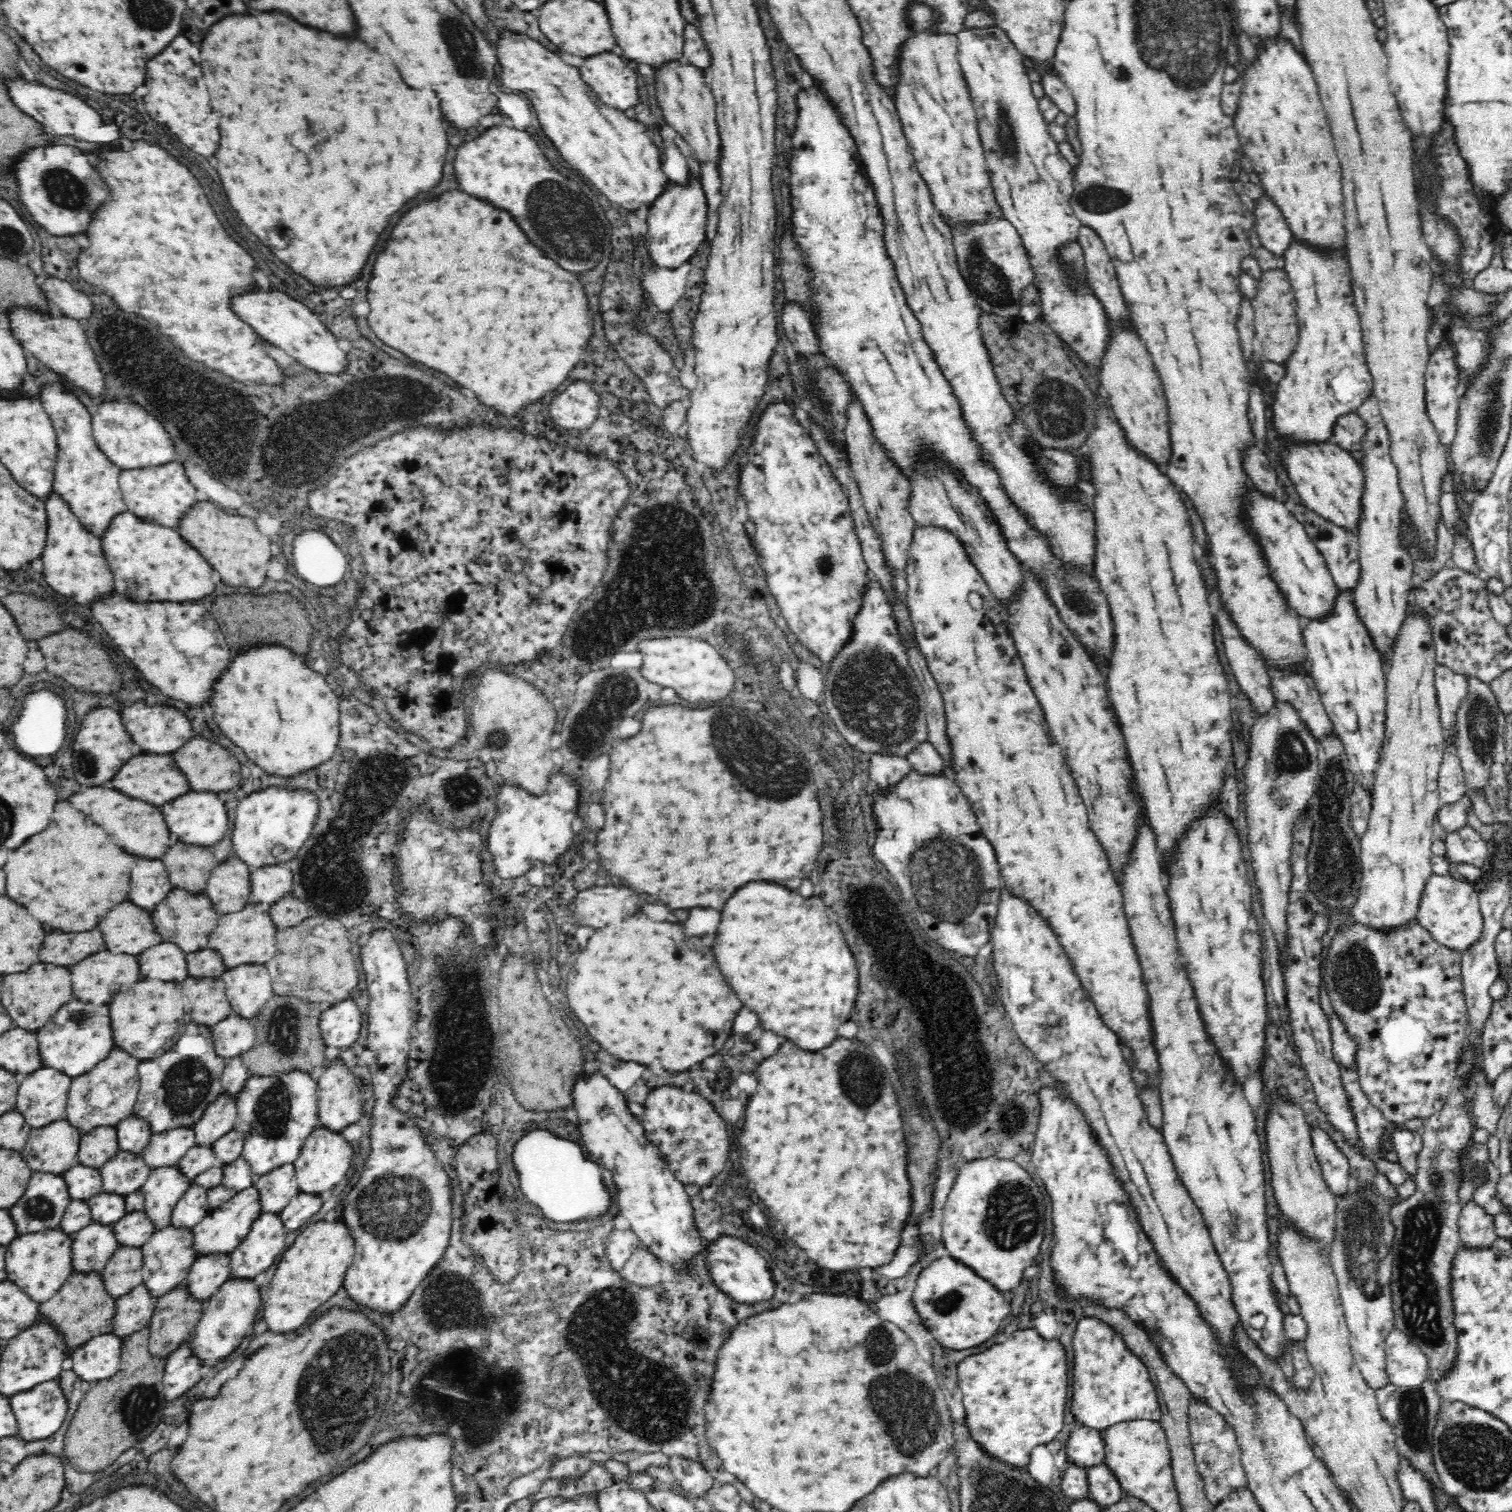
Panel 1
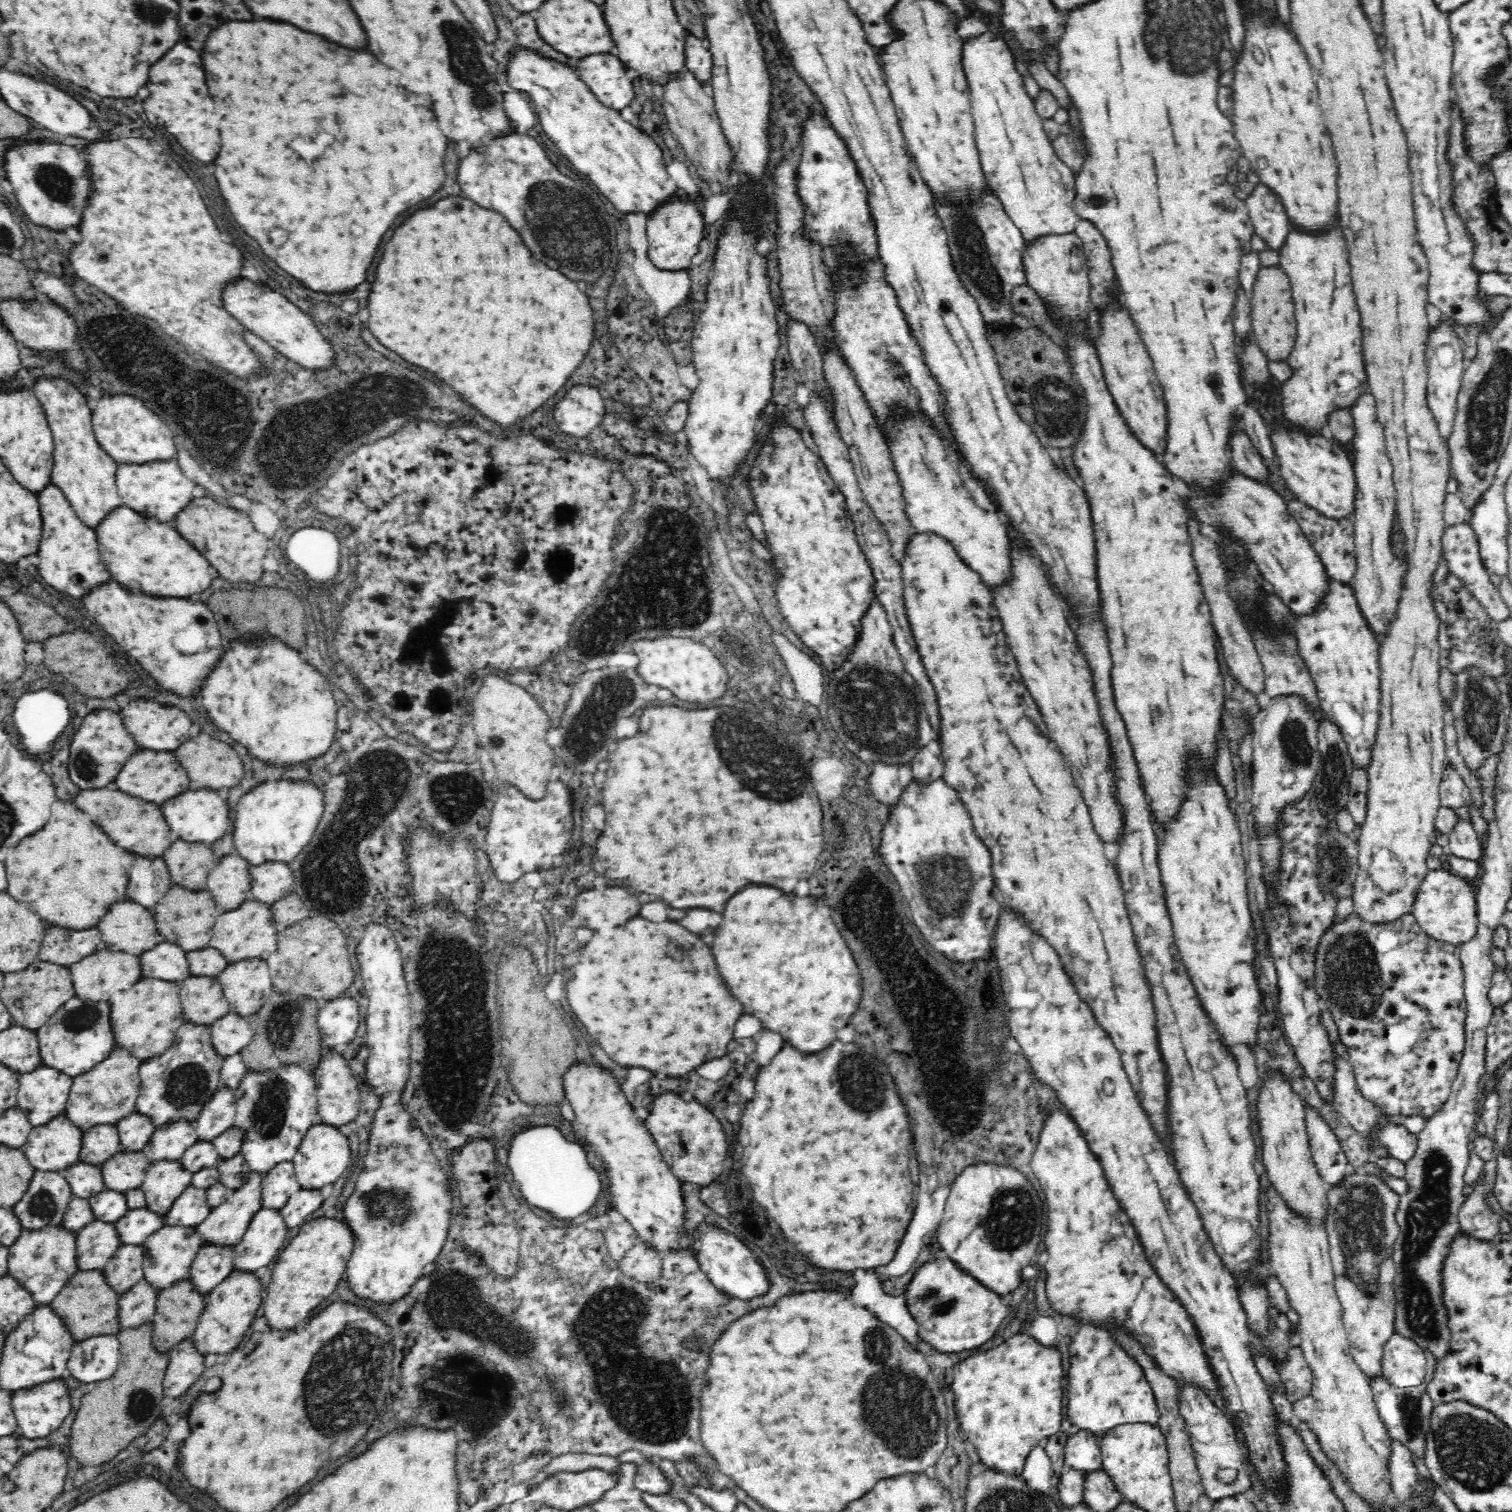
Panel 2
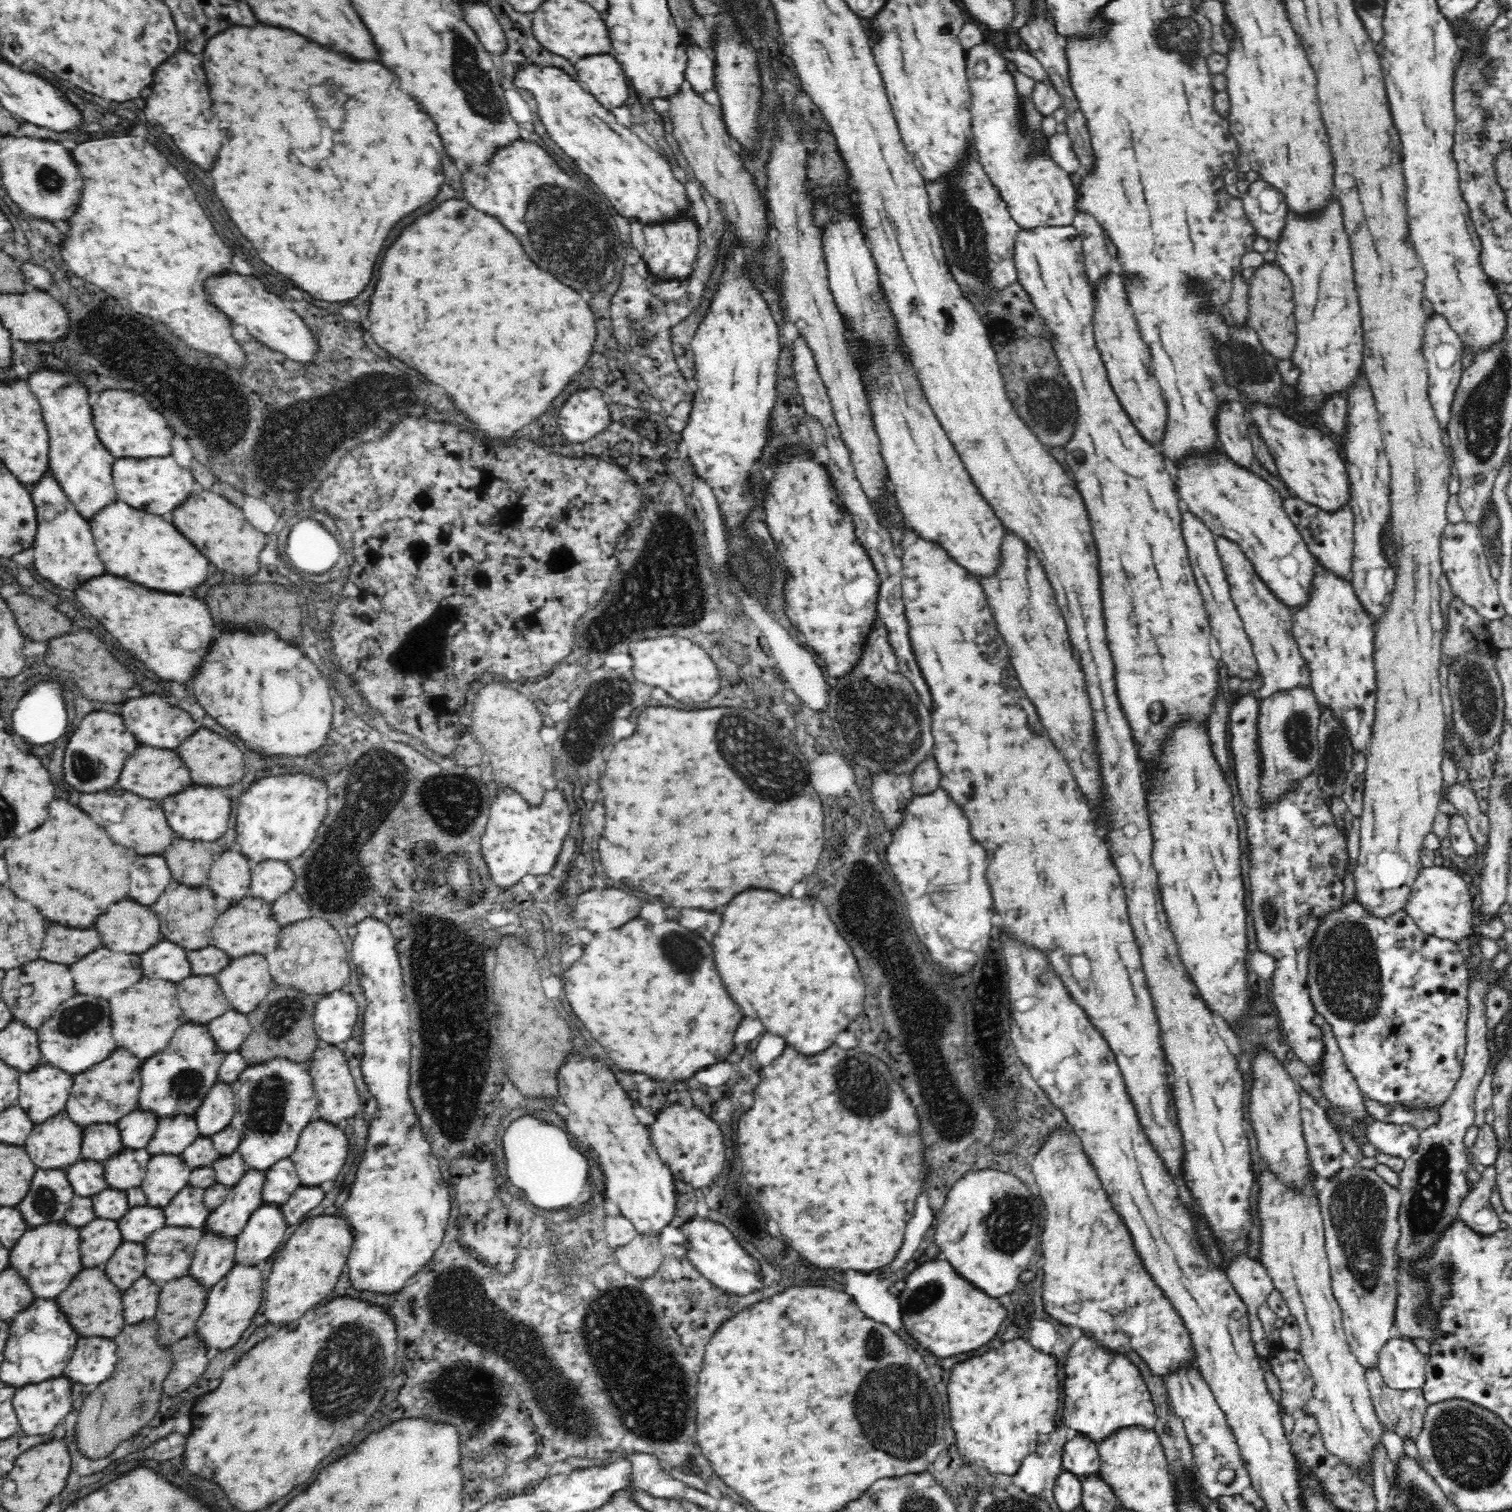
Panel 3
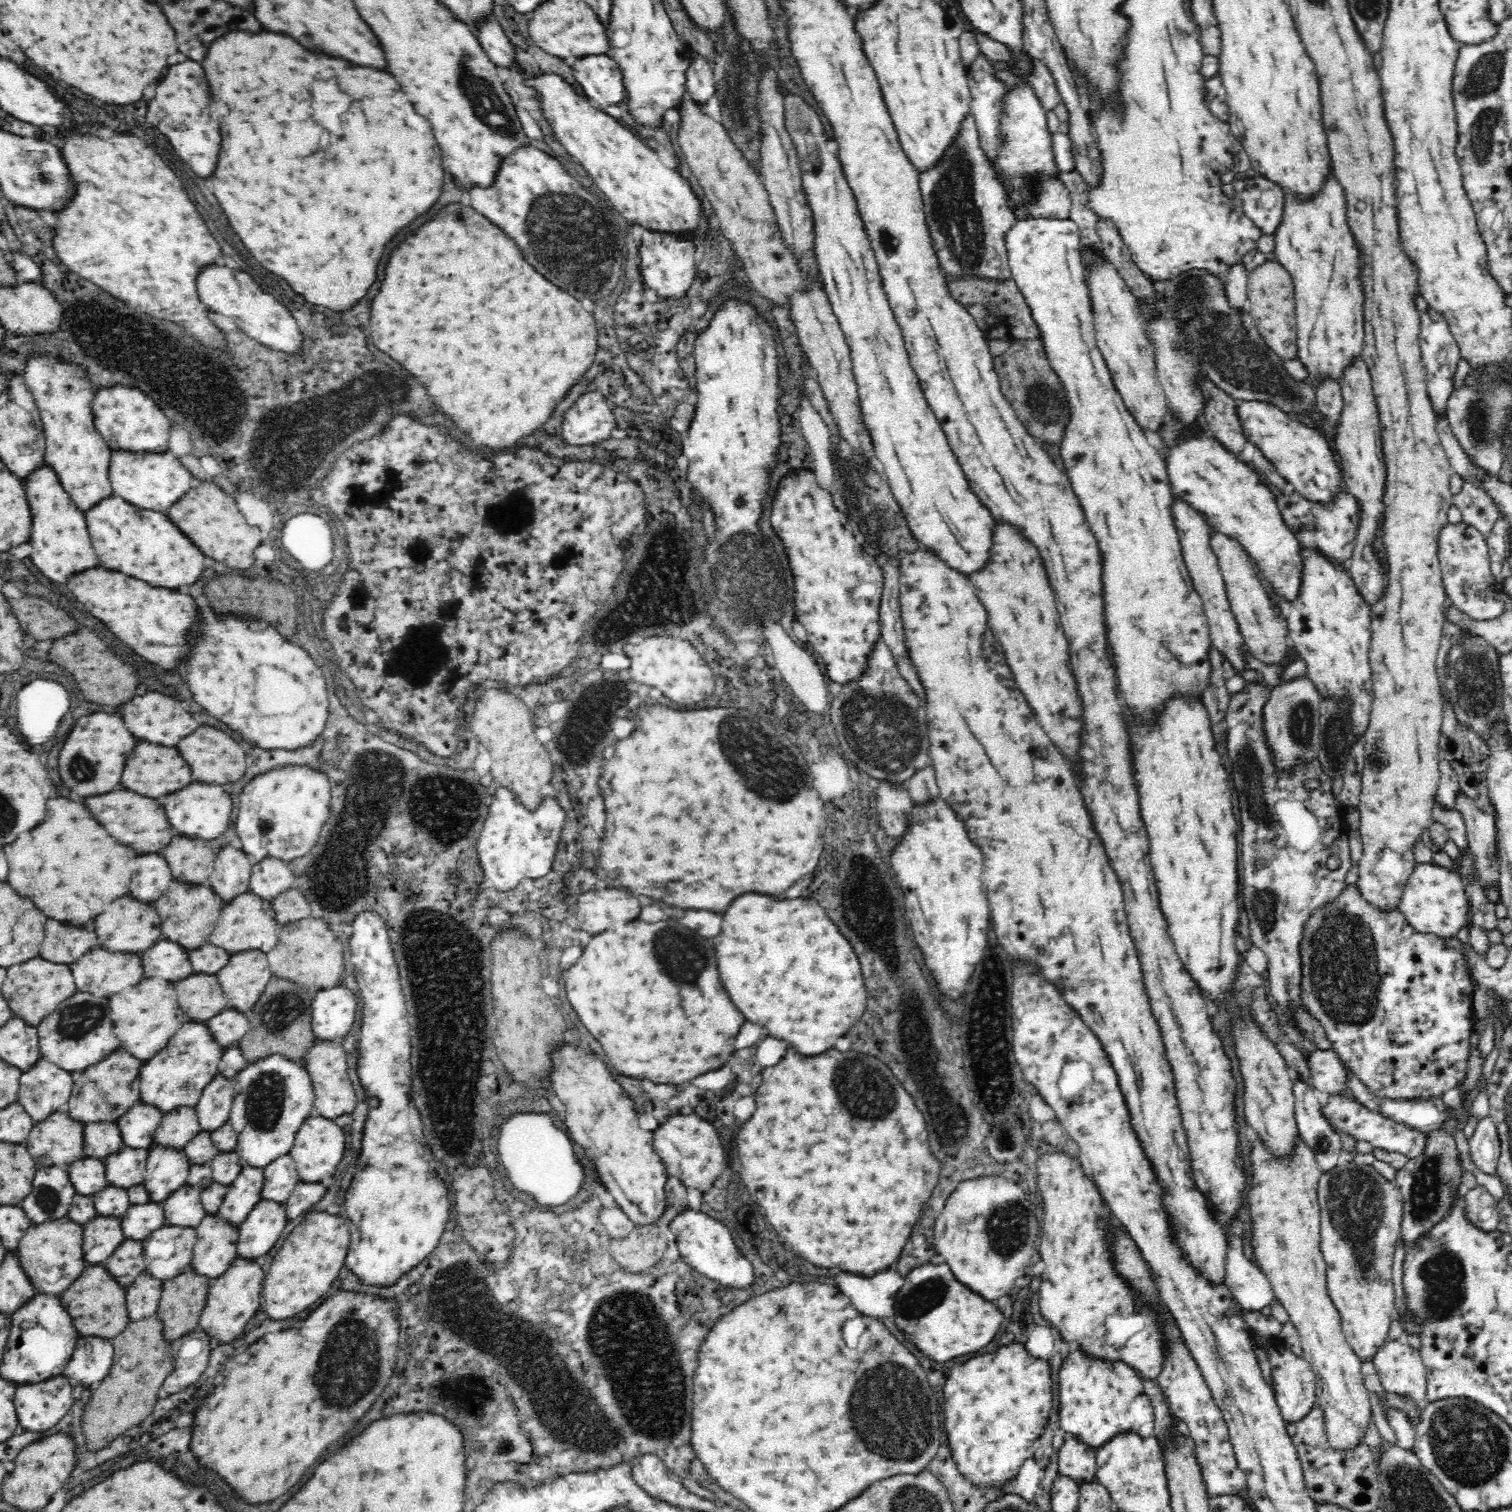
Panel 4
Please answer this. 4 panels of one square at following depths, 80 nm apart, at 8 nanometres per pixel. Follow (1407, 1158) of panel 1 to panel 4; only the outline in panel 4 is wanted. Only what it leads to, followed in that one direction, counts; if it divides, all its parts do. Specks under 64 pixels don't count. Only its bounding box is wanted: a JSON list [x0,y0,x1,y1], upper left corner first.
[1322,1096,1425,1158]

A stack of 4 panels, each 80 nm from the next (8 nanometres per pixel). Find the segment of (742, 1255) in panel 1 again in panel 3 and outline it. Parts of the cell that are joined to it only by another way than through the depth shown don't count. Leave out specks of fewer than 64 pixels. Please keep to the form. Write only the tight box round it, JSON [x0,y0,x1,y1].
[679,1216,764,1296]

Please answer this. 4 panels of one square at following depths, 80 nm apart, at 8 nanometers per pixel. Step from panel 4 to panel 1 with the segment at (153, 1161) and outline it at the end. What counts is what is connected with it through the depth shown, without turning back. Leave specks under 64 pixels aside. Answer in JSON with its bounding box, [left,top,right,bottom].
[140,1166,190,1232]

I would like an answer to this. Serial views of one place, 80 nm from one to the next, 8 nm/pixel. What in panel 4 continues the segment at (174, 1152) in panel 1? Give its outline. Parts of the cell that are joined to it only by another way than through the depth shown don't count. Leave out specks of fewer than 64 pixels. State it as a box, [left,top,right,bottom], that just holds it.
[154,1106,201,1152]

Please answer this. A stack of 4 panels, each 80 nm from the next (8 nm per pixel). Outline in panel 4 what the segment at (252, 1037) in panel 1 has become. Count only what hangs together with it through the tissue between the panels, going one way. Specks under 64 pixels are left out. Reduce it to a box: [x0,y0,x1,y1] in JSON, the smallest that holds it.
[206,1008,250,1049]

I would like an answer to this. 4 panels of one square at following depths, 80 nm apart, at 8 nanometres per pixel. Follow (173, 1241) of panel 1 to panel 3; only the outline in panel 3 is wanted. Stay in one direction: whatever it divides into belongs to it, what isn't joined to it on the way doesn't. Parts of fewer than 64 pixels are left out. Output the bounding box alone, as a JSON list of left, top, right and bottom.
[144,1226,201,1287]

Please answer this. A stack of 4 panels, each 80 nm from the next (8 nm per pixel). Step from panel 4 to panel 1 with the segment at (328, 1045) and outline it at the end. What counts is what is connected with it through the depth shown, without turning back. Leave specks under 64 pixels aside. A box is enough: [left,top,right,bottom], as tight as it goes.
[317,1059,364,1134]

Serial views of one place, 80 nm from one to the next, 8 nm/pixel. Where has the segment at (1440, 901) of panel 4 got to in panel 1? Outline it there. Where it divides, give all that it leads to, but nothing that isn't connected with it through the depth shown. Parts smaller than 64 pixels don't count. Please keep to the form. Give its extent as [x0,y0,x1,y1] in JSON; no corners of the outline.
[1417,874,1484,952]

